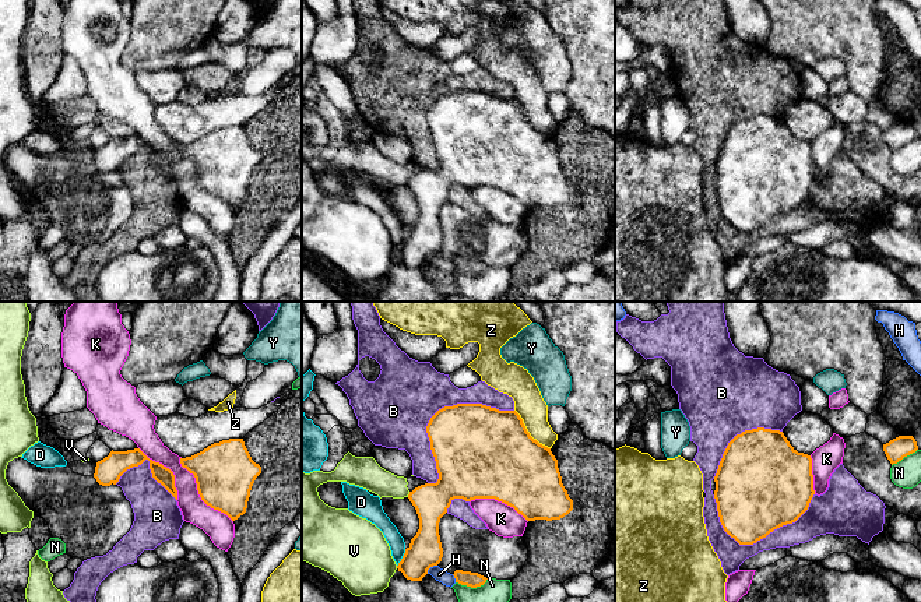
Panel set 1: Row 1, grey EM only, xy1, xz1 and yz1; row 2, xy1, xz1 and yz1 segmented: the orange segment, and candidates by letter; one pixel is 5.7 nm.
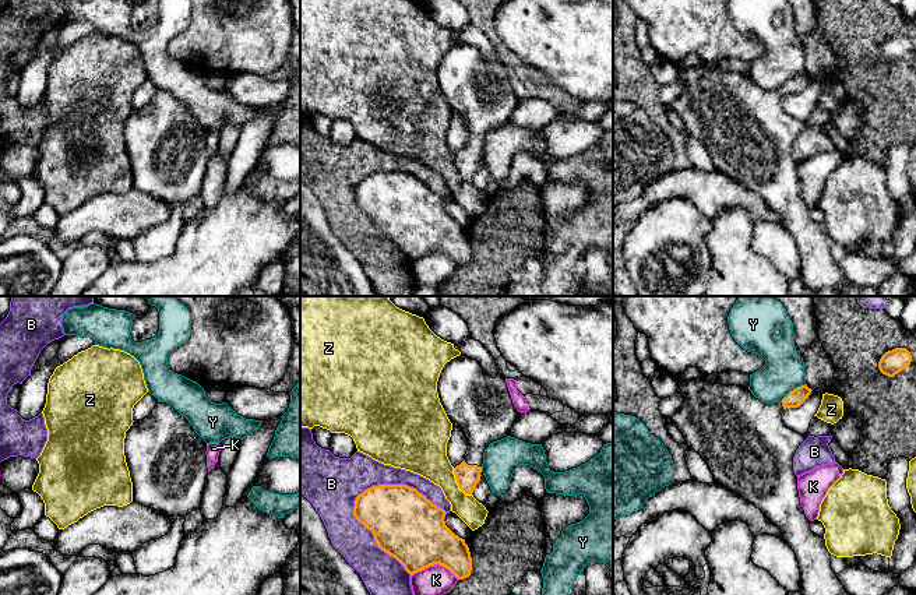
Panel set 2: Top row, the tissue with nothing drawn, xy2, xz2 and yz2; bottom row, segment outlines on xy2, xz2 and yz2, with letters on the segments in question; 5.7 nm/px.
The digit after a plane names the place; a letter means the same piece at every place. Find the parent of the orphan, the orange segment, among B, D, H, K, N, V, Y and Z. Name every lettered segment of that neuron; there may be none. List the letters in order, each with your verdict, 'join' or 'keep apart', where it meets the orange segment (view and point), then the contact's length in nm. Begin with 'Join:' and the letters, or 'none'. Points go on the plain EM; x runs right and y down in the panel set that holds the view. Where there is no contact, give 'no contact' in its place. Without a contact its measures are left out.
Join: none
B: keep apart | xz2 (369, 215) | 550 nm
D: keep apart | xz1 (403, 245) | 120 nm
H: keep apart | xz1 (431, 253) | 80 nm
K: keep apart | xy1 (199, 180) | 480 nm
N: keep apart | xz1 (471, 274) | 190 nm
V: keep apart | xz1 (408, 182) | 40 nm
Y: keep apart | yz2 (795, 76) | 180 nm
Z: keep apart | xz1 (527, 119) | 300 nm

